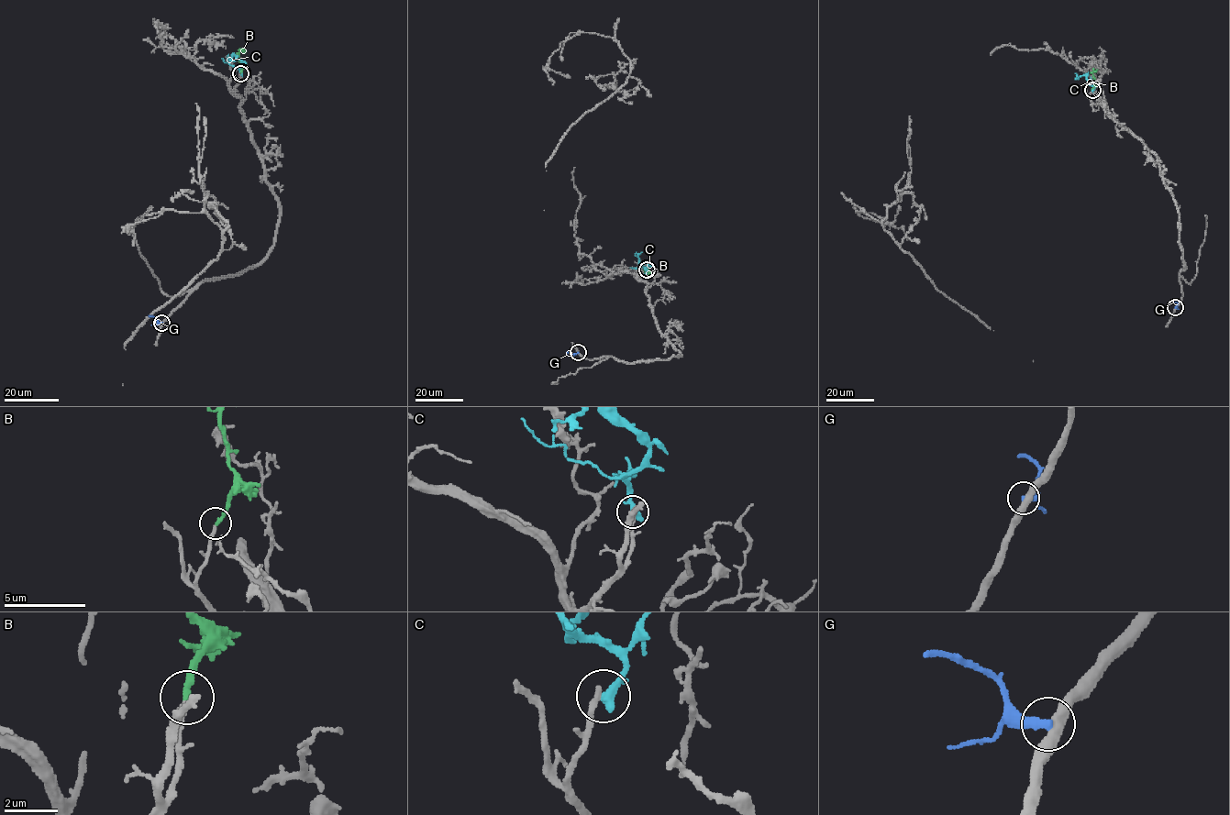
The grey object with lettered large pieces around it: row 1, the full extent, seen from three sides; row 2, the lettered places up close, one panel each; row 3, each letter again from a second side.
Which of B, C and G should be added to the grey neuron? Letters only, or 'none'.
B

